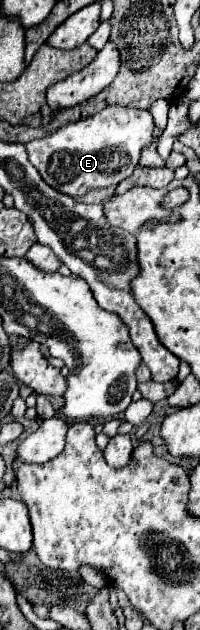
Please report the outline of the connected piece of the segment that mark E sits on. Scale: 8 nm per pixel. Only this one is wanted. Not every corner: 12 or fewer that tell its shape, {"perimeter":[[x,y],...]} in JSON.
{"perimeter":[[109,106],[31,140],[41,178],[81,198],[129,178],[147,110]]}

